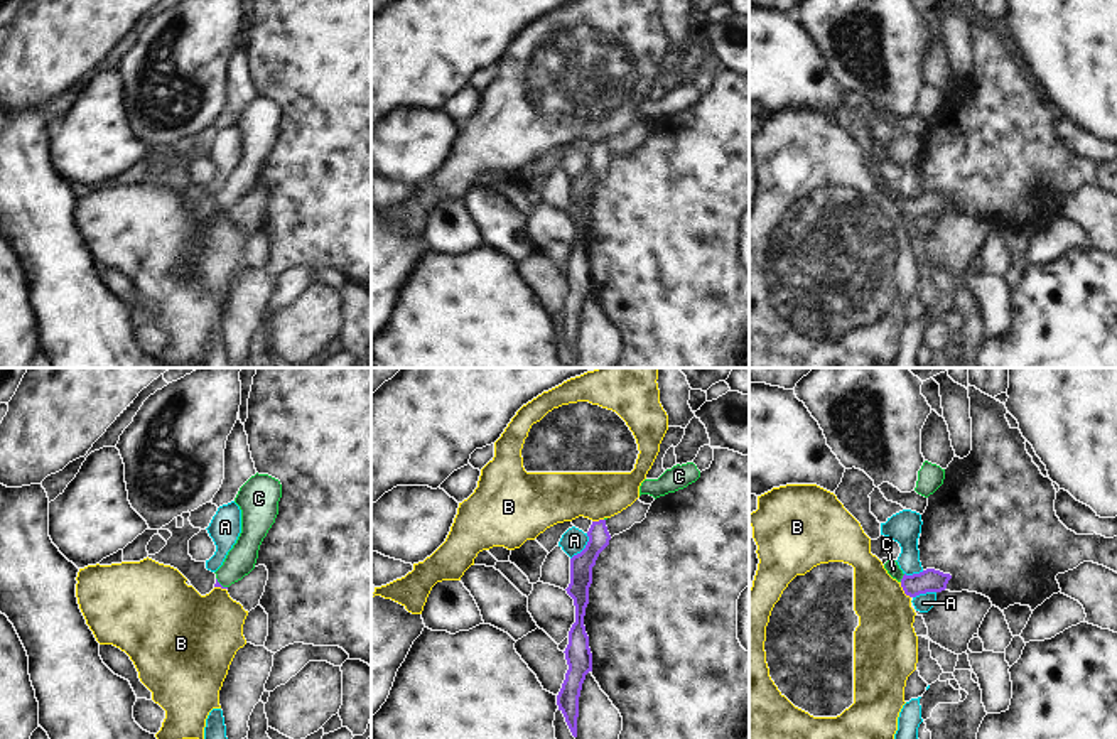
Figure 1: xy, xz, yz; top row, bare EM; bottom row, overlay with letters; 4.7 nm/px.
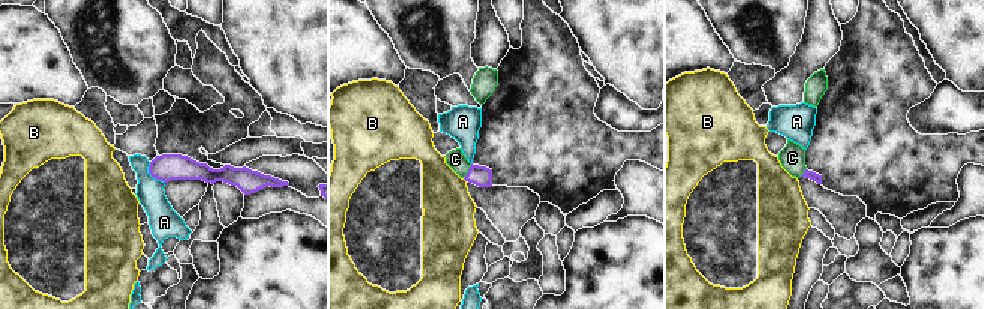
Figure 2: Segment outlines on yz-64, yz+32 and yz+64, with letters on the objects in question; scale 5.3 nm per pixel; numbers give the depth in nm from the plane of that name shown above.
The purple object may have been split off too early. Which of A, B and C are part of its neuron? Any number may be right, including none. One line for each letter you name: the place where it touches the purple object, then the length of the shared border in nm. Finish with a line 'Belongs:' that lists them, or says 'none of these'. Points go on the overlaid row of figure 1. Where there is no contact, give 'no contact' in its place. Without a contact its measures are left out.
C: meets purple in yz at (903, 577); contact 50 nm long
Belongs: C

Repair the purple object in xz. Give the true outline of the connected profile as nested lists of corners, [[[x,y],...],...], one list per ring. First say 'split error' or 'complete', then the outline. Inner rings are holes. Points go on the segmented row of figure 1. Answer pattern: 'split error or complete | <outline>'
complete | [[[606,520],[592,521],[587,537],[589,542],[585,548],[570,558],[570,584],[565,591],[574,599],[575,623],[569,631],[569,645],[564,651],[569,670],[557,695],[558,710],[564,714],[574,737],[577,737],[579,697],[582,683],[585,675],[592,672],[592,653],[584,626],[584,616],[589,604],[592,567],[611,540]]]

